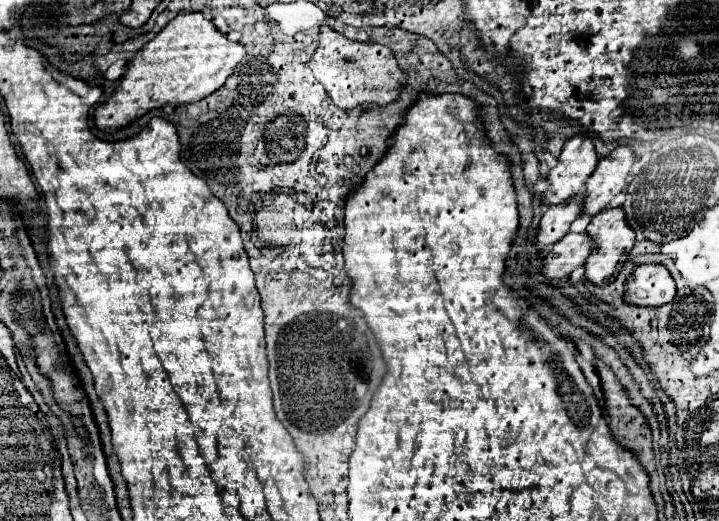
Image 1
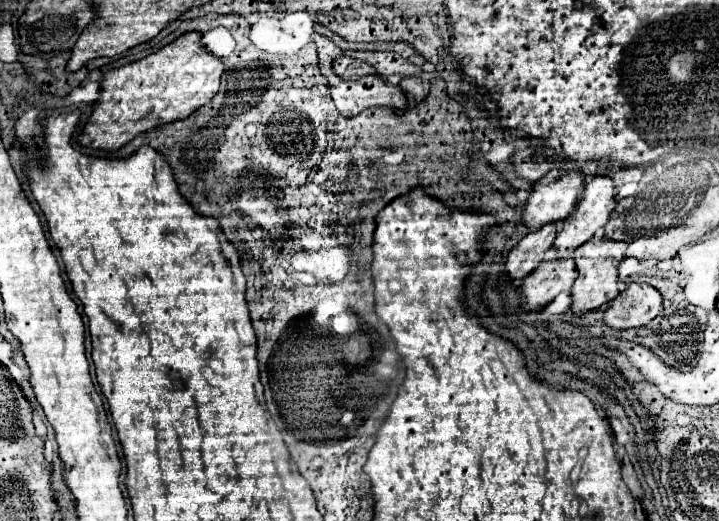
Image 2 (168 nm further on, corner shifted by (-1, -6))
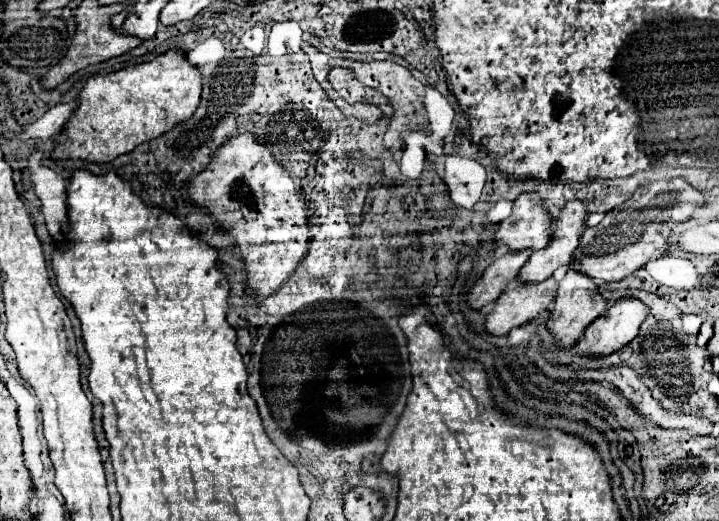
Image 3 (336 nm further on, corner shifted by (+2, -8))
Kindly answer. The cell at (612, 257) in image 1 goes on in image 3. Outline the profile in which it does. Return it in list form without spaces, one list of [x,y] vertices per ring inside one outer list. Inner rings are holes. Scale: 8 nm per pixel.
[[[567,270],[565,278],[559,282],[559,288],[555,294],[555,306],[553,306],[553,312],[551,312],[549,320],[545,322],[545,326],[551,332],[551,336],[559,348],[571,348],[581,340],[585,328],[607,310],[607,306],[609,304],[599,294],[595,280],[589,280],[589,276],[581,276],[579,272]]]

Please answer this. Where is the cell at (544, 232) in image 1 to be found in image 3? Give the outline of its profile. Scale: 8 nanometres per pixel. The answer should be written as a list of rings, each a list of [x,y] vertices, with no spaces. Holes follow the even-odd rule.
[[[525,250],[525,252],[519,252],[519,254],[507,252],[499,258],[495,258],[493,264],[489,264],[485,268],[481,278],[469,290],[467,304],[473,310],[481,310],[487,304],[495,302],[505,292],[505,288],[517,278],[517,274],[519,274],[521,266],[525,264],[525,260],[529,258],[529,254],[531,254],[531,250]]]

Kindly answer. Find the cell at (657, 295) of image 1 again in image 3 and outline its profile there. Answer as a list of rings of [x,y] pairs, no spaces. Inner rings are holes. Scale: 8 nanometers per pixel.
[[[617,300],[585,330],[583,338],[571,348],[571,354],[599,358],[625,348],[637,336],[647,314],[649,308],[641,300]]]

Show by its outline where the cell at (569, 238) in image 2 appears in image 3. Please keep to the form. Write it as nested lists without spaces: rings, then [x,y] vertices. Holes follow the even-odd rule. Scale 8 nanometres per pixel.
[[[579,200],[567,202],[551,224],[549,244],[527,258],[527,262],[519,270],[519,280],[525,284],[543,282],[553,276],[559,266],[567,266],[579,244],[581,232],[585,230],[585,220],[585,204]]]

